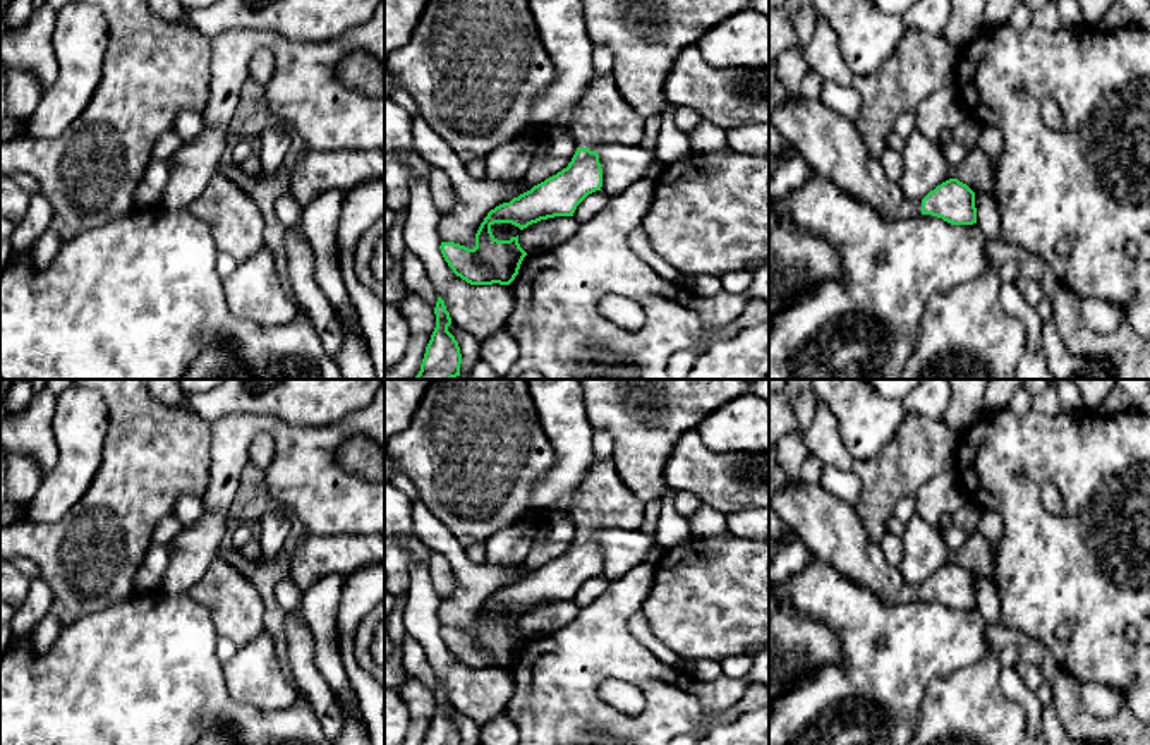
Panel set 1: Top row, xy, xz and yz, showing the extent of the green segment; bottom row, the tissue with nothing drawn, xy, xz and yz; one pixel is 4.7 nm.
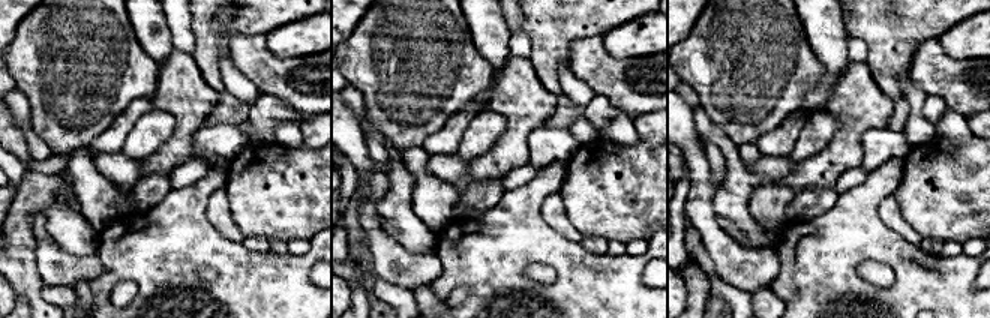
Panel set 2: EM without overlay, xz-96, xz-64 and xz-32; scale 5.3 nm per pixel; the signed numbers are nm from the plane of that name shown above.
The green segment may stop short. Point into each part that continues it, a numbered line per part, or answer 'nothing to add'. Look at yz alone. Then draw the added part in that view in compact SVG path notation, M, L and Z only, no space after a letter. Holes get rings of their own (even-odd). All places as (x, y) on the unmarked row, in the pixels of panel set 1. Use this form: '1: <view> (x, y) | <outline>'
1: yz (828, 526) | M788 481L772 496L772 508L786 527L838 573L870 591L886 604L922 599L922 585L908 584L872 542L853 506L820 484Z

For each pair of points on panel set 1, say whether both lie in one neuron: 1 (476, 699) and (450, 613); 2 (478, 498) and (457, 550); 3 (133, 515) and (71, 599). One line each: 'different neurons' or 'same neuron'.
1: different neurons
2: different neurons
3: same neuron

